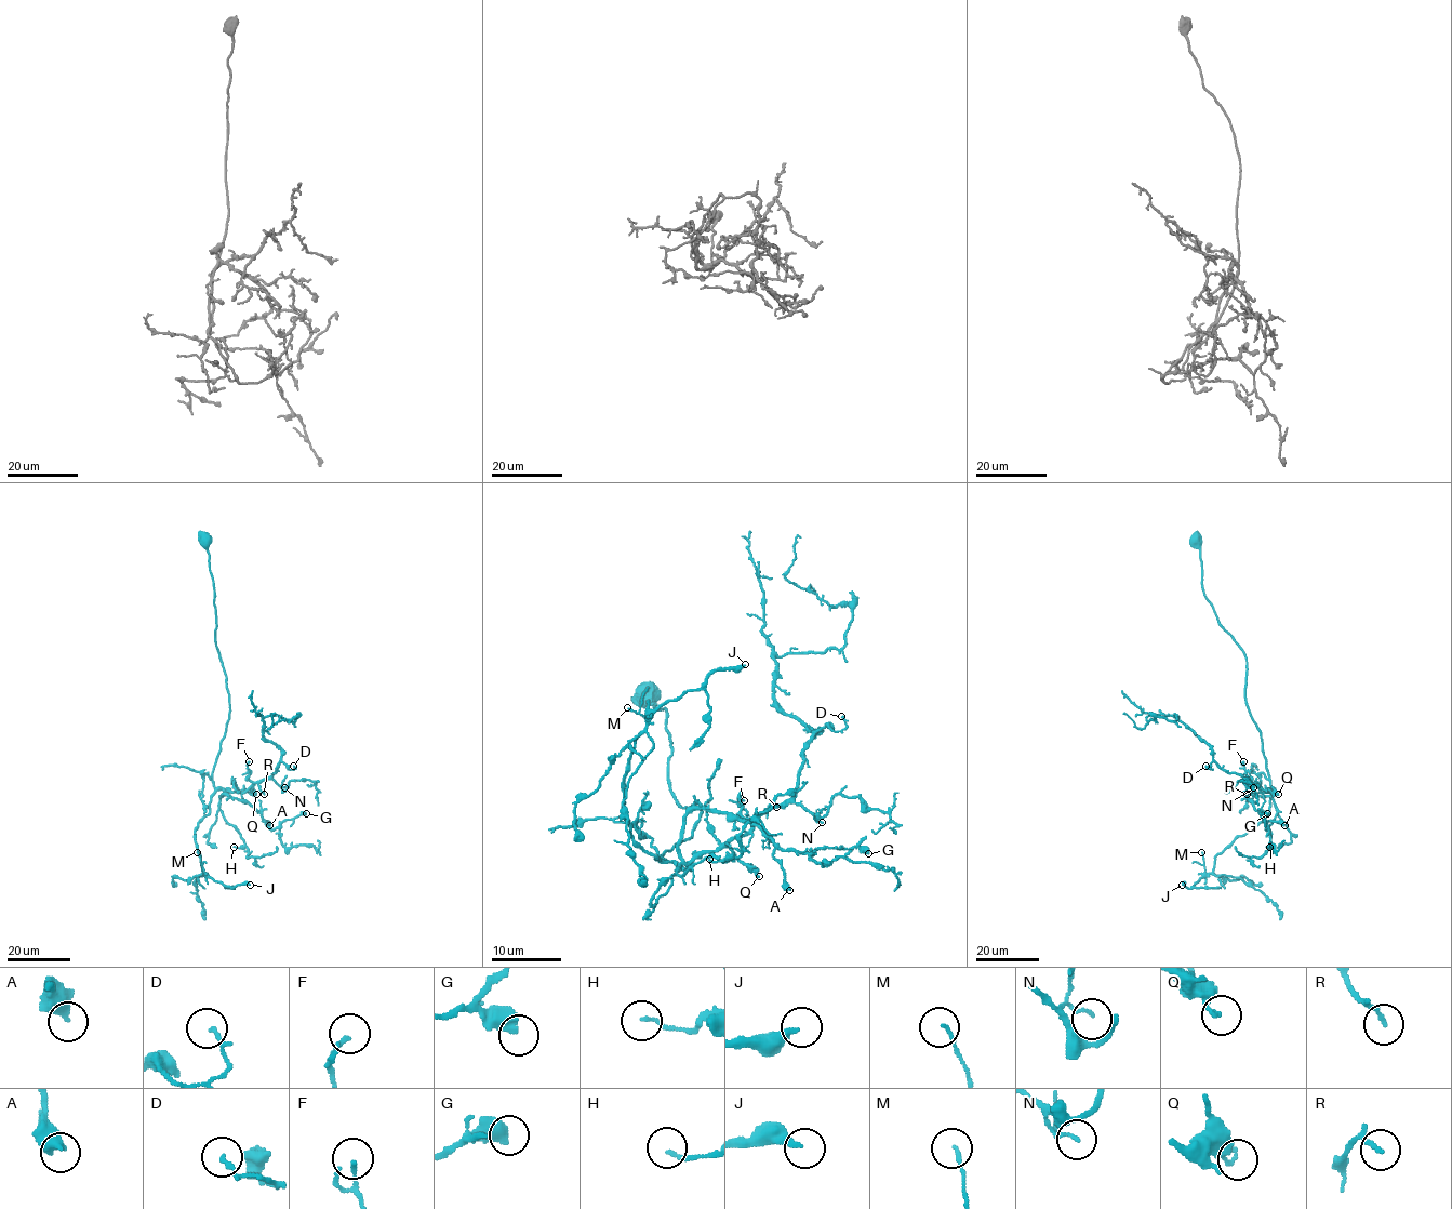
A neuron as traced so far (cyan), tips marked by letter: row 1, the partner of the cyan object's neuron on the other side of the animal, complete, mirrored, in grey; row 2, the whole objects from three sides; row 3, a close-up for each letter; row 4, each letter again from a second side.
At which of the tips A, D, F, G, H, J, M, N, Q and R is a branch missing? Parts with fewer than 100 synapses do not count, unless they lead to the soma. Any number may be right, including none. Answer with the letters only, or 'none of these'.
J

